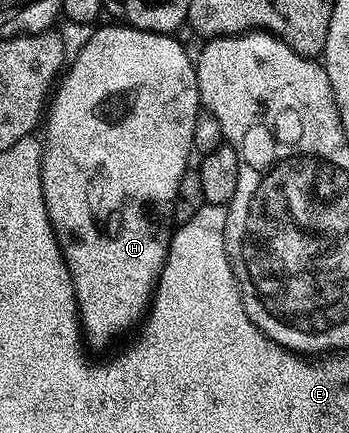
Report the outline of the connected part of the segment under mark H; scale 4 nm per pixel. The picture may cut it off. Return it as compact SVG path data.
M123 23L111 24L101 24L99 27L93 28L90 41L82 47L79 54L71 58L66 72L59 78L58 84L51 94L50 104L46 109L48 130L45 131L44 137L42 136L44 150L42 195L52 229L56 233L56 242L60 245L68 273L72 276L72 286L76 292L76 311L80 314L80 327L89 346L91 346L90 344L108 345L115 337L122 336L127 329L134 328L133 330L135 330L145 320L156 282L160 280L164 261L168 258L170 240L170 229L167 229L156 217L168 217L173 212L173 201L178 195L179 180L190 168L188 156L193 156L194 153L192 147L194 119L202 111L193 58L190 53L188 57L189 50L178 44L175 36L166 33L151 33L145 29L134 29Z

